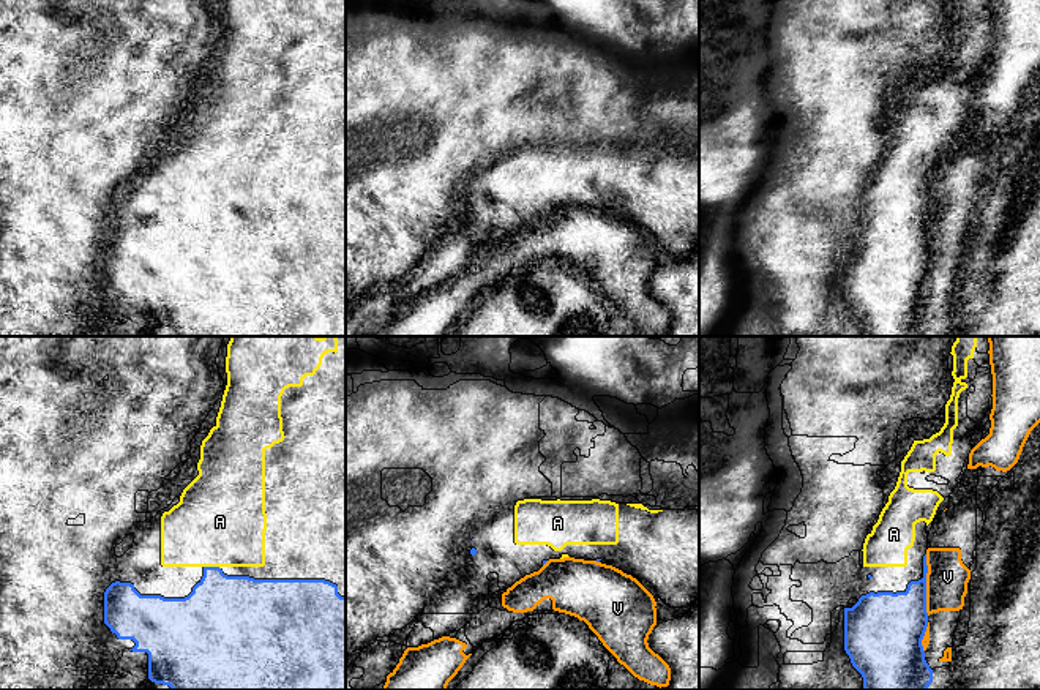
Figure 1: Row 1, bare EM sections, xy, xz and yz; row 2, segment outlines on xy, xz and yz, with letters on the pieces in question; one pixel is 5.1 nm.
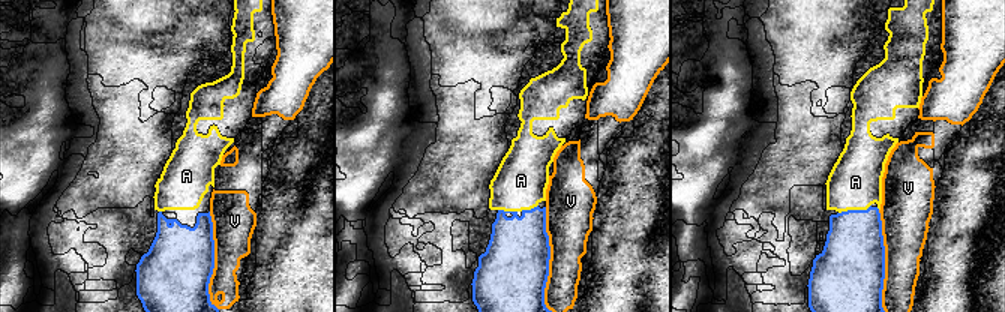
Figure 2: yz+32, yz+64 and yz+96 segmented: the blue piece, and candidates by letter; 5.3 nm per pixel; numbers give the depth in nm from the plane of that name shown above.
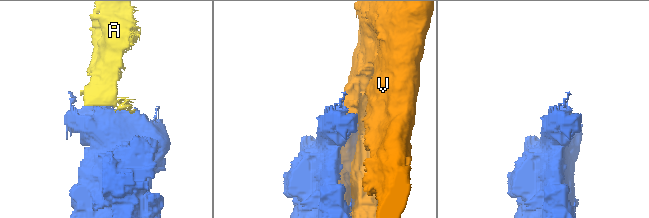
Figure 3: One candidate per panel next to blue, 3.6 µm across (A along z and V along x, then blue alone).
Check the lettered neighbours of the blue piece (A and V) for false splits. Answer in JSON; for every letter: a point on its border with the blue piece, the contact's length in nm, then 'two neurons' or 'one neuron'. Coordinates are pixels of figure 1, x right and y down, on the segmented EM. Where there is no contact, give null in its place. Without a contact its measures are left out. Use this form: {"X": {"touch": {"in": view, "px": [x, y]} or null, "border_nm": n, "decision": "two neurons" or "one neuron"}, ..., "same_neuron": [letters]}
{"A": {"touch": {"in": "xy", "px": [212, 567]}, "border_nm": 90, "decision": "one neuron"}, "V": {"touch": {"in": "yz", "px": [925, 584]}, "border_nm": 320, "decision": "two neurons"}, "same_neuron": ["A"]}

